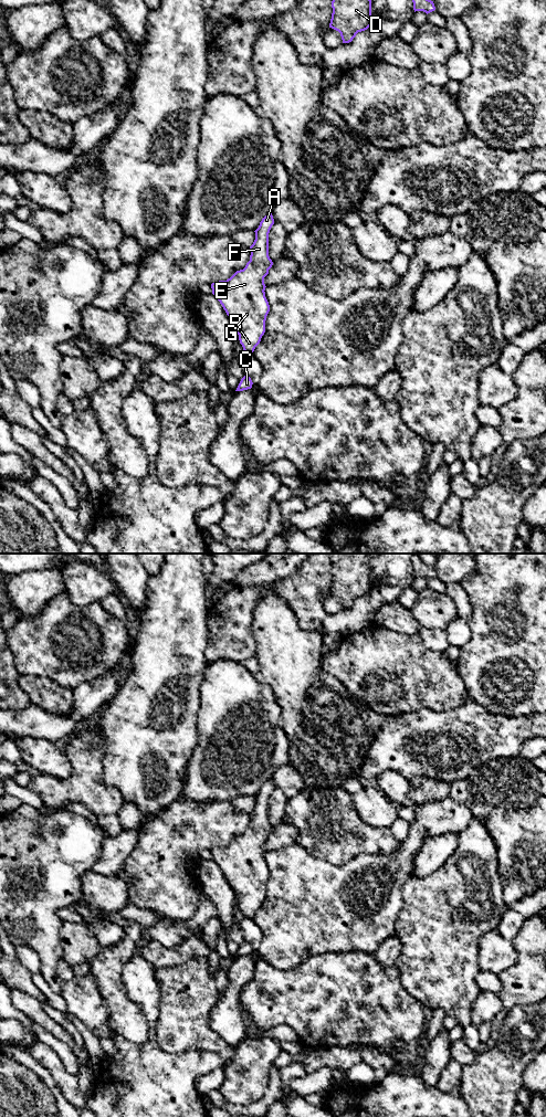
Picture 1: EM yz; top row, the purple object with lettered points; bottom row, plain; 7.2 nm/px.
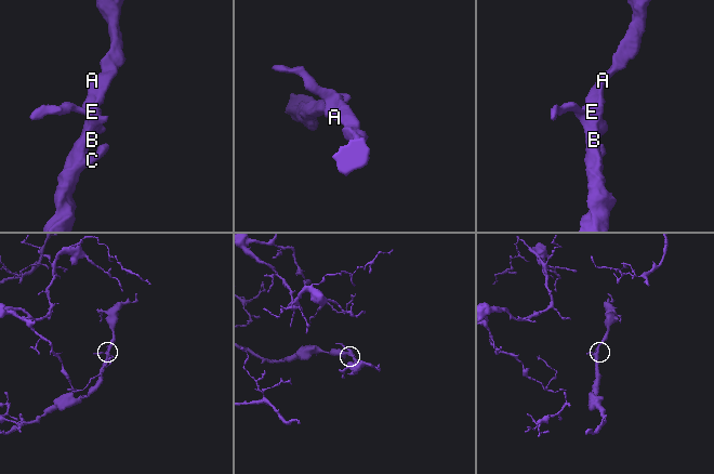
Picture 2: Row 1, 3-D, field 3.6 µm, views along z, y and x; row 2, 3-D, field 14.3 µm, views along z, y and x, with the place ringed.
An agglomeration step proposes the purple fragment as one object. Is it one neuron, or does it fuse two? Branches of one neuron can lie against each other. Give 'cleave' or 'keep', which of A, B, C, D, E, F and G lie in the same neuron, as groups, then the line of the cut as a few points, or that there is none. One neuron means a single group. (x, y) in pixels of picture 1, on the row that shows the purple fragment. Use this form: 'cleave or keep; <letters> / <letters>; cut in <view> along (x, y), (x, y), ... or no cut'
keep; A B C D E F G; no cut

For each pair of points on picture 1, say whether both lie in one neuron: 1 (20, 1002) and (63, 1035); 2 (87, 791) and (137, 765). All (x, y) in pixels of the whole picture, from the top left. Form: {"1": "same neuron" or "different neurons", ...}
{"1": "same neuron", "2": "different neurons"}

